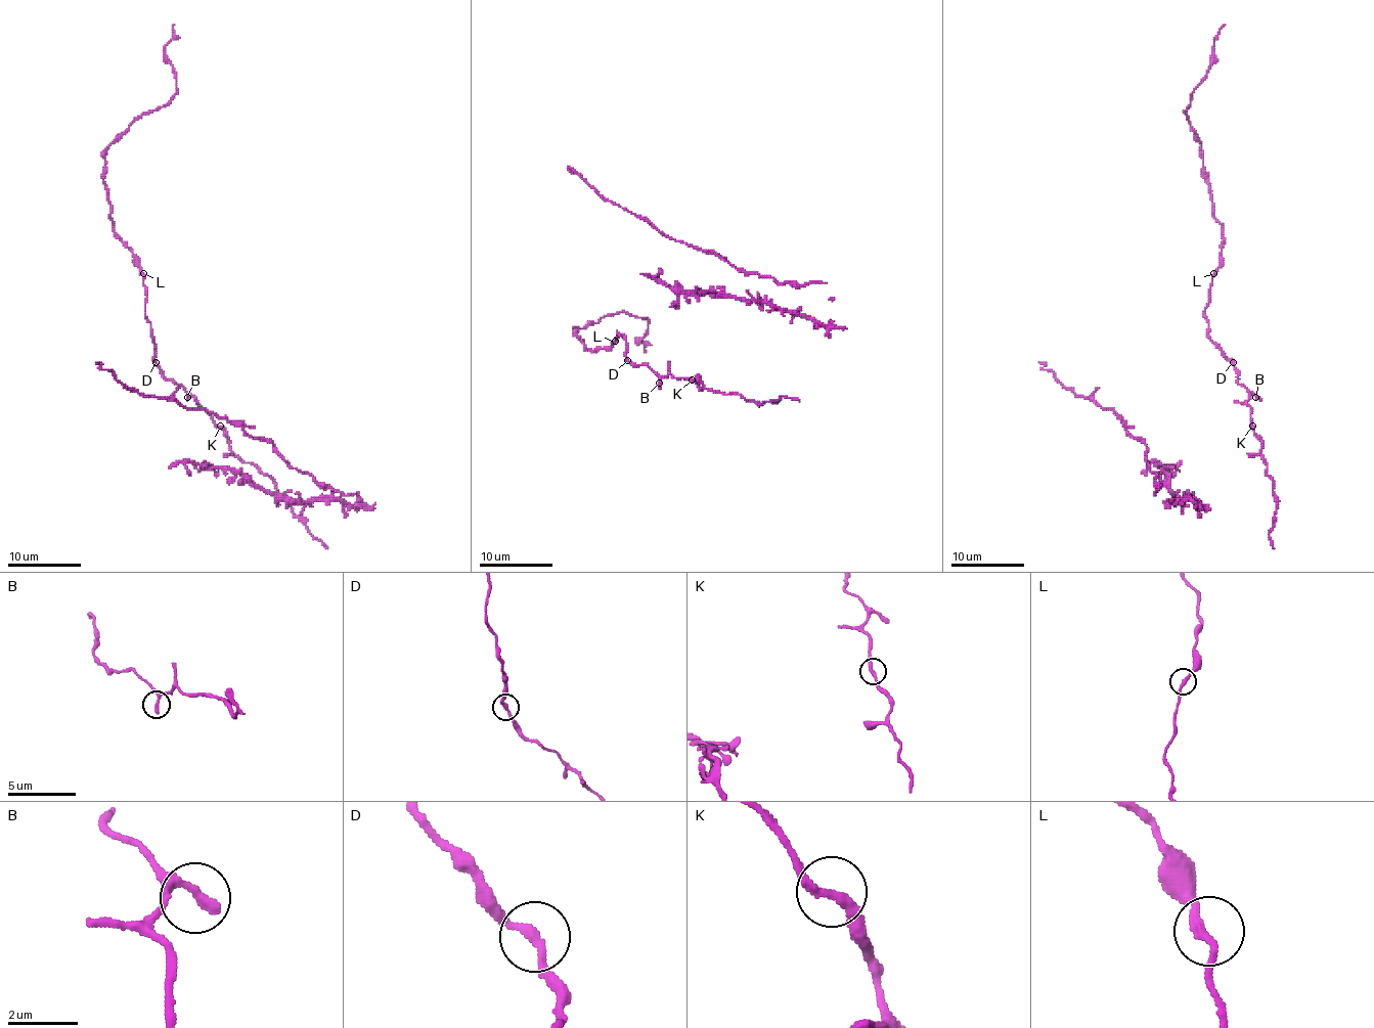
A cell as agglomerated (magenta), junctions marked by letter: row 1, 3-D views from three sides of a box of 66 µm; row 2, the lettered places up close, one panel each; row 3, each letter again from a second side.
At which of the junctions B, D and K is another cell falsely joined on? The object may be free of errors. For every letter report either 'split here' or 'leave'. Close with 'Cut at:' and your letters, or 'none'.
B: leave
D: leave
K: leave
Cut at: none

